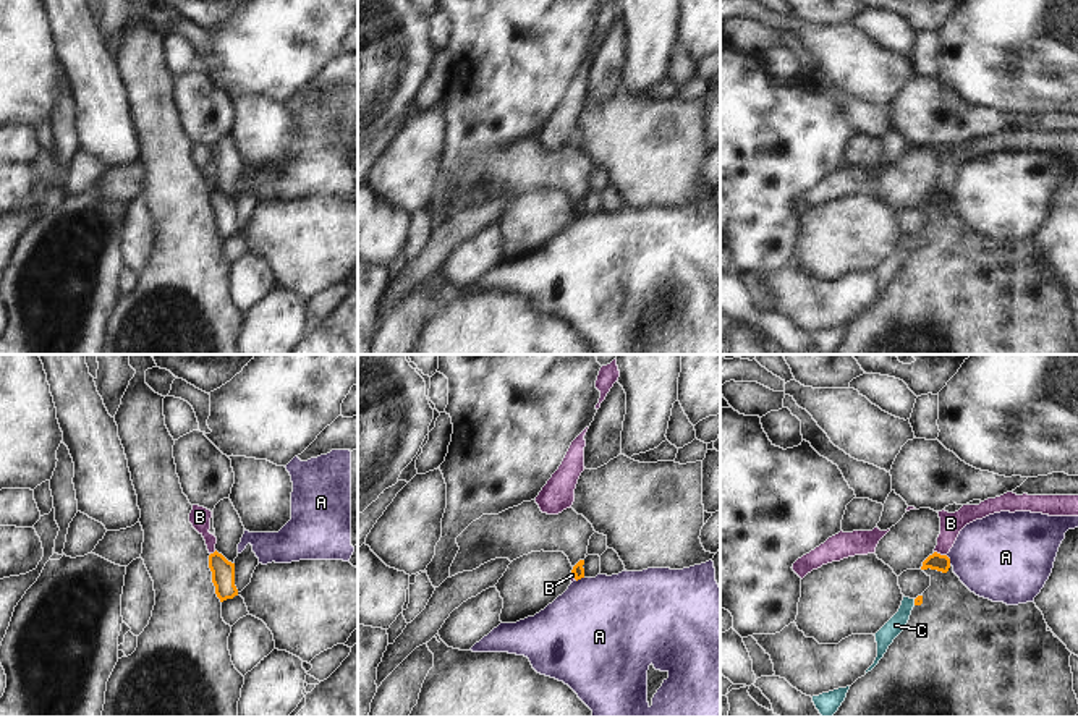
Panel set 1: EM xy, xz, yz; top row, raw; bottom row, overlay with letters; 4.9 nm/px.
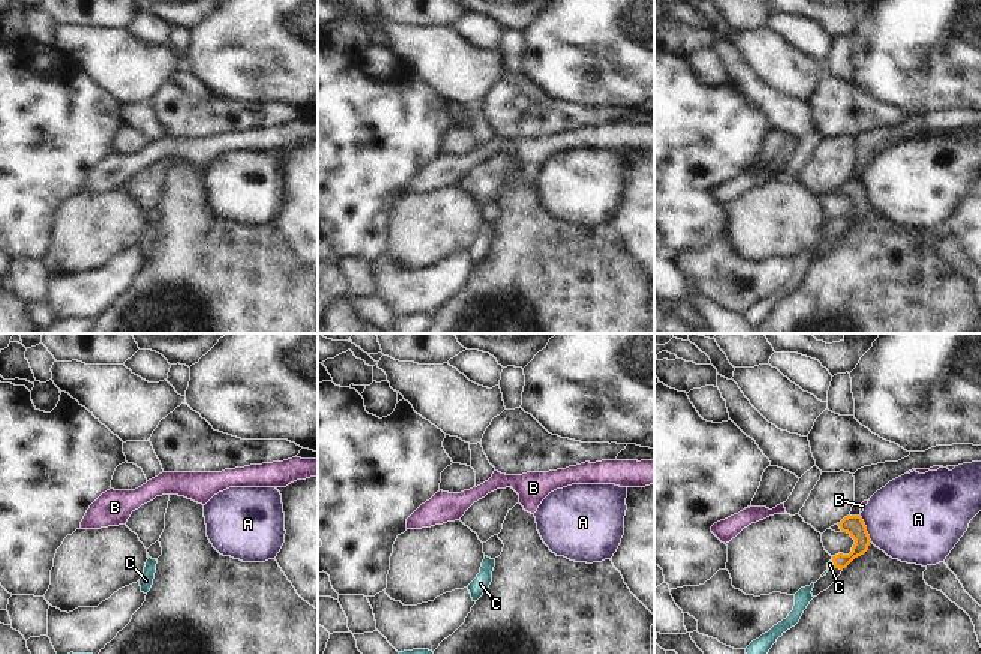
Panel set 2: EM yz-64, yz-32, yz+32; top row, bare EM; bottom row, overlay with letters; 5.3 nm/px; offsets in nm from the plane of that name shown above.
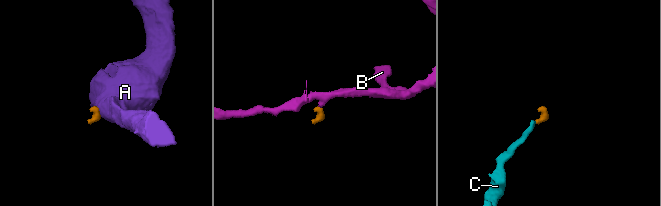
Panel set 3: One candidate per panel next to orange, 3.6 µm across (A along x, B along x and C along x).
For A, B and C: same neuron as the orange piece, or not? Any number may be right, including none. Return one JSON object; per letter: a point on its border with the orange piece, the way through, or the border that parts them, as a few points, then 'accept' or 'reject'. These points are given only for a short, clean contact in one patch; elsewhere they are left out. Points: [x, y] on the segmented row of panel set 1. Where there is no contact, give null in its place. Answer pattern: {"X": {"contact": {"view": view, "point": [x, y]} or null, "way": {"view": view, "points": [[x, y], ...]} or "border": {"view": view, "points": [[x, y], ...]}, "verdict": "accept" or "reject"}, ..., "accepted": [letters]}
{"A": {"contact": {"view": "yz", "point": [949, 560]}, "border": {"view": "yz", "points": [[946, 555], [950, 564]]}, "verdict": "reject"}, "B": {"contact": {"view": "yz", "point": [939, 554]}, "border": {"view": "yz", "points": [[934, 551], [946, 555]]}, "verdict": "reject"}, "C": {"contact": {"view": "yz", "point": [915, 602]}, "way": {"view": "yz", "points": [[918, 601], [915, 602], [895, 625]]}, "verdict": "accept"}, "accepted": ["C"]}

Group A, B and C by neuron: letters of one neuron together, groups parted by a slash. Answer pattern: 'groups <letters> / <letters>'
groups A / B / C

